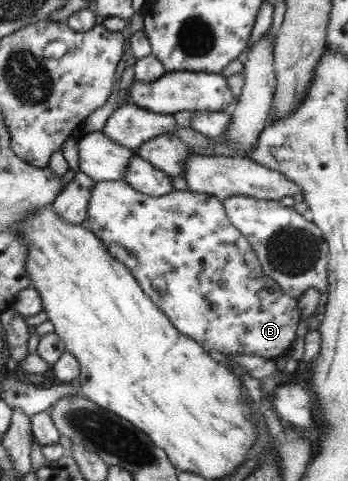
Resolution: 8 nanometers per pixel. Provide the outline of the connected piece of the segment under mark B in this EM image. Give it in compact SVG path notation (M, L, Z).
M124 179L116 181L97 182L91 191L87 205L86 218L89 221L89 230L104 244L109 255L117 262L120 262L137 281L139 288L145 293L145 296L157 305L157 308L168 318L169 323L182 336L195 340L205 353L214 350L224 355L247 355L250 357L262 357L275 360L278 356L288 355L288 349L296 338L295 330L299 322L297 312L297 300L287 296L274 280L265 276L260 269L254 250L249 246L248 240L245 240L241 233L233 228L233 225L227 220L226 212L223 210L222 201L217 200L209 194L191 192L189 190L171 191L163 196L147 196L133 190Z

